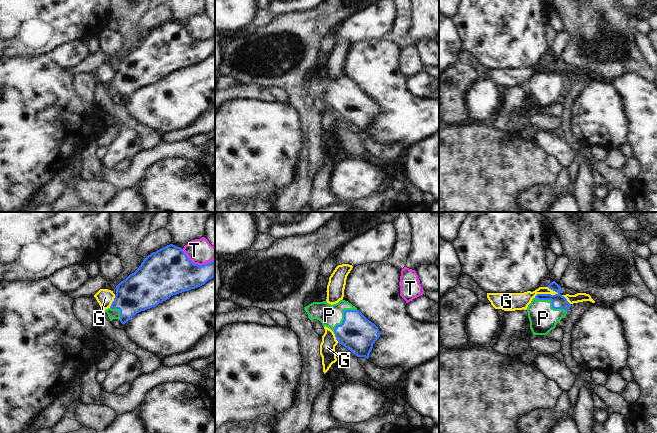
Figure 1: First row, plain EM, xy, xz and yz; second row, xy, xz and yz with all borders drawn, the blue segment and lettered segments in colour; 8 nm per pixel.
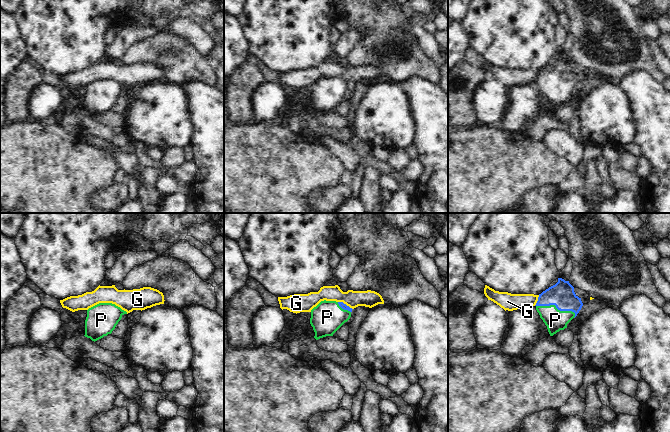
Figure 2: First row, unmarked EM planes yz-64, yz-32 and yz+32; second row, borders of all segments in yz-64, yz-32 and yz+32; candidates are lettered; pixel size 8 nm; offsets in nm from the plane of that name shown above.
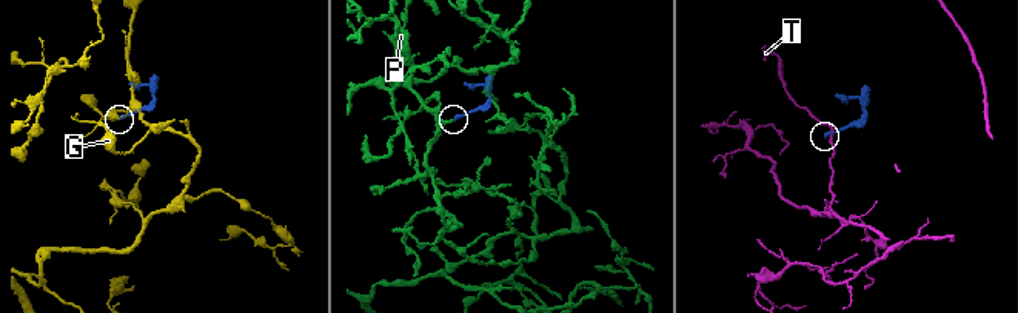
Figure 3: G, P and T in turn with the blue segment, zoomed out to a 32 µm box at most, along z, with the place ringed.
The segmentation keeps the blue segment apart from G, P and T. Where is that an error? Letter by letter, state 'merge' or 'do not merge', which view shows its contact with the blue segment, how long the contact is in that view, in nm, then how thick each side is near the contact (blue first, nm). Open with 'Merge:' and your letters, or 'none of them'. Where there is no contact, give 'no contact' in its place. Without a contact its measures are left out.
Merge: P
G: do not merge; contact in yz; length 200 nm; calibres 110 and 140 nm
P: merge; contact in yz; length 280 nm; calibres 110 and 220 nm
T: do not merge; contact in xy; length 280 nm; calibres 380 and 200 nm

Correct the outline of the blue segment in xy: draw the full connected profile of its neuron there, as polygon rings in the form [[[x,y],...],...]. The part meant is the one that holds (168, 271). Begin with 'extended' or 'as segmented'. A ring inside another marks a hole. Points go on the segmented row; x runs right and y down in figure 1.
extended; [[[167,245],[148,255],[139,268],[116,286],[111,306],[105,310],[110,321],[118,319],[123,325],[141,311],[155,307],[173,295],[204,285],[215,276],[215,259],[207,264],[194,264],[182,248]]]

